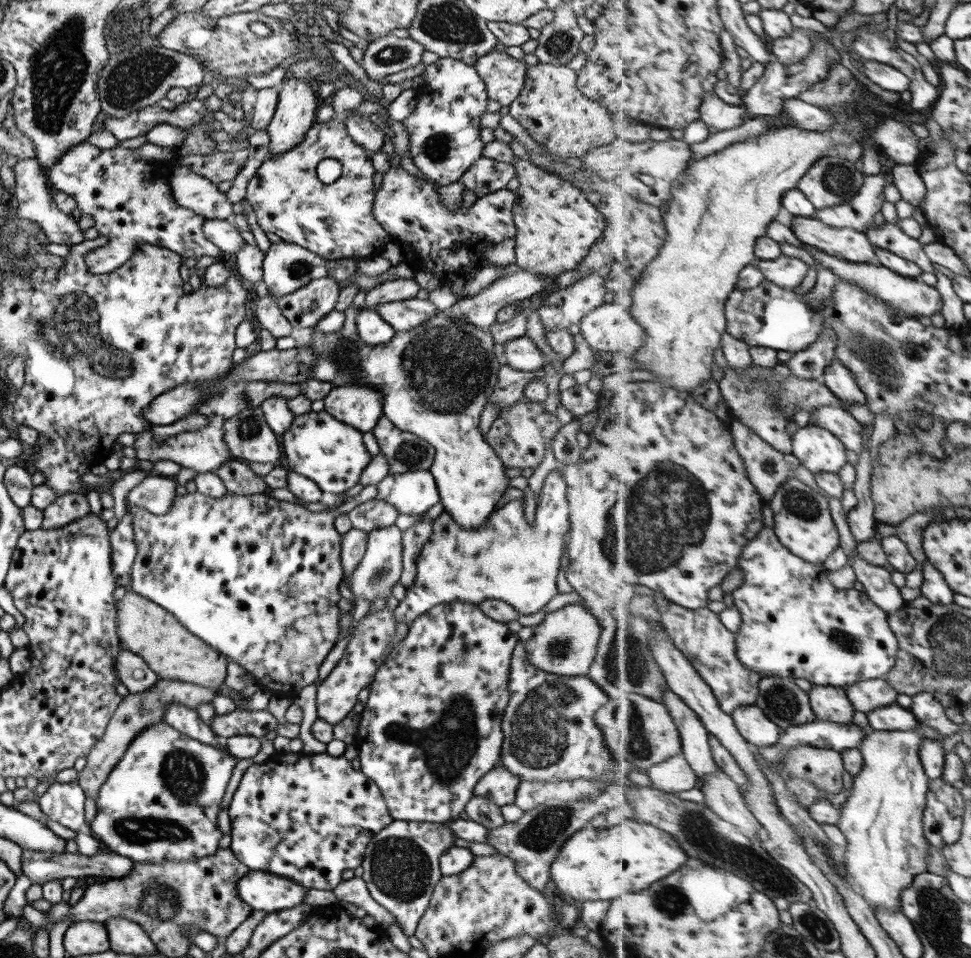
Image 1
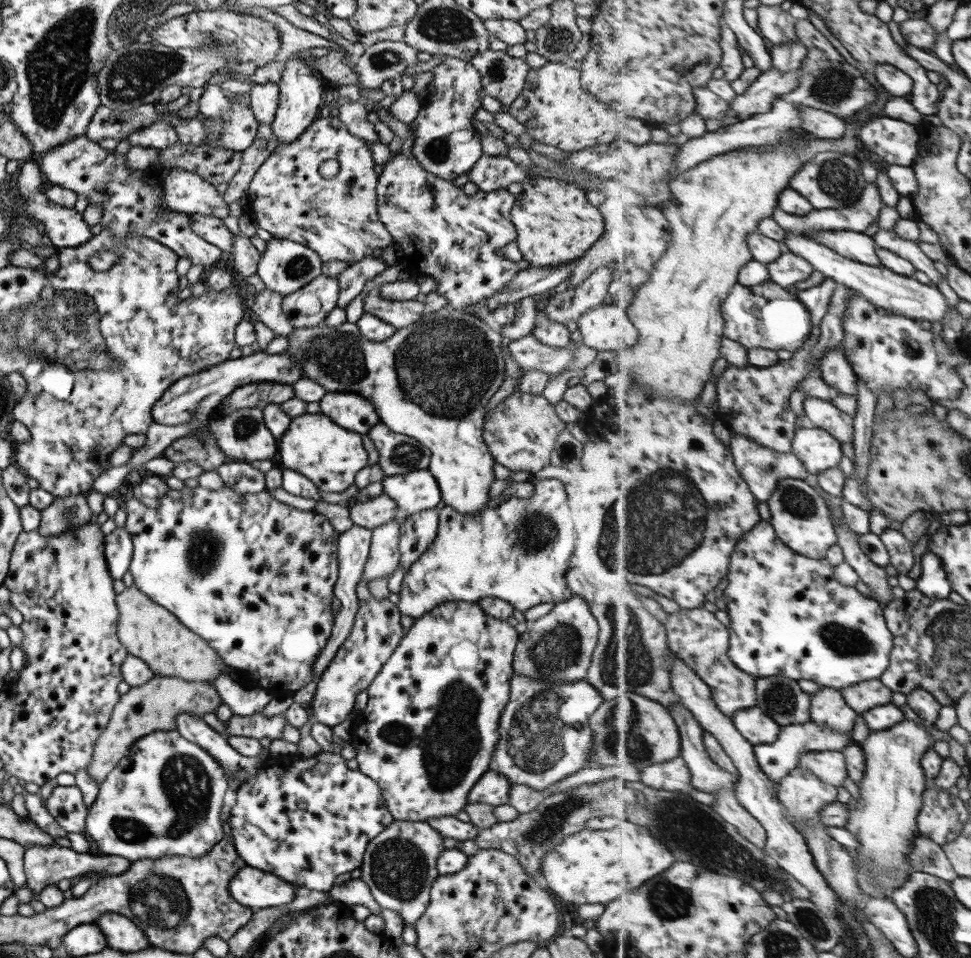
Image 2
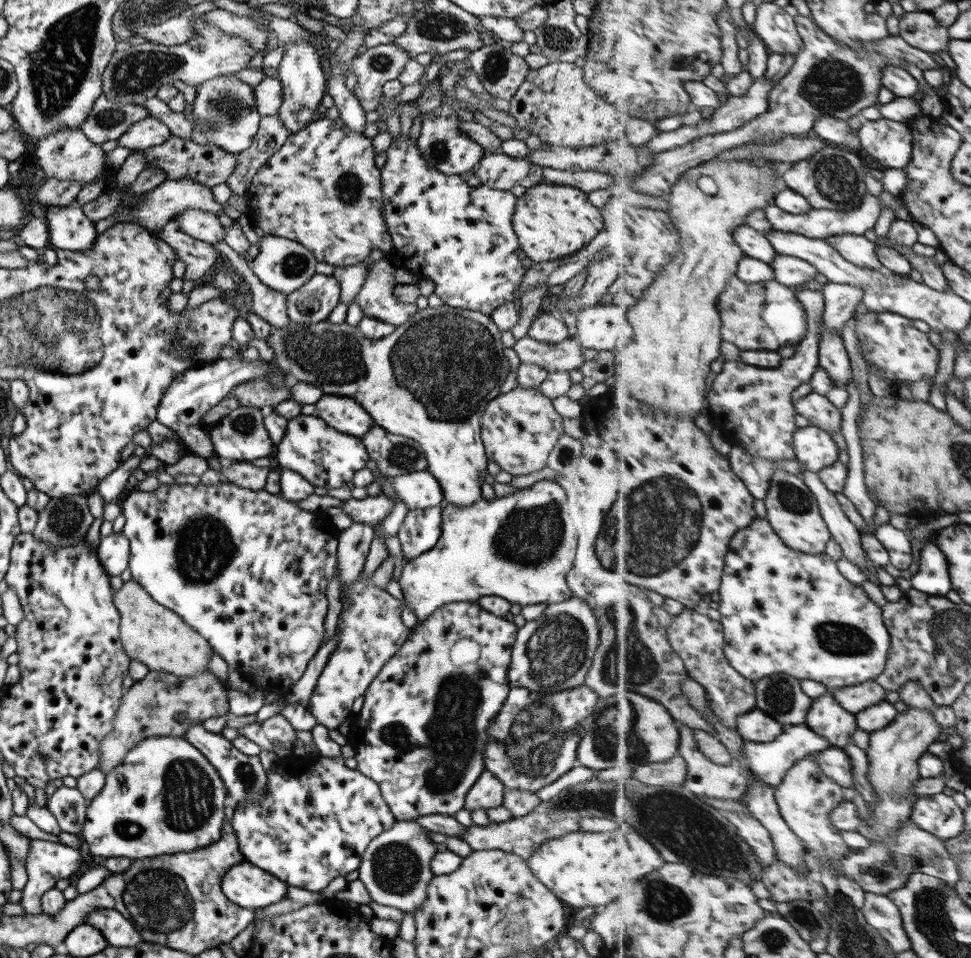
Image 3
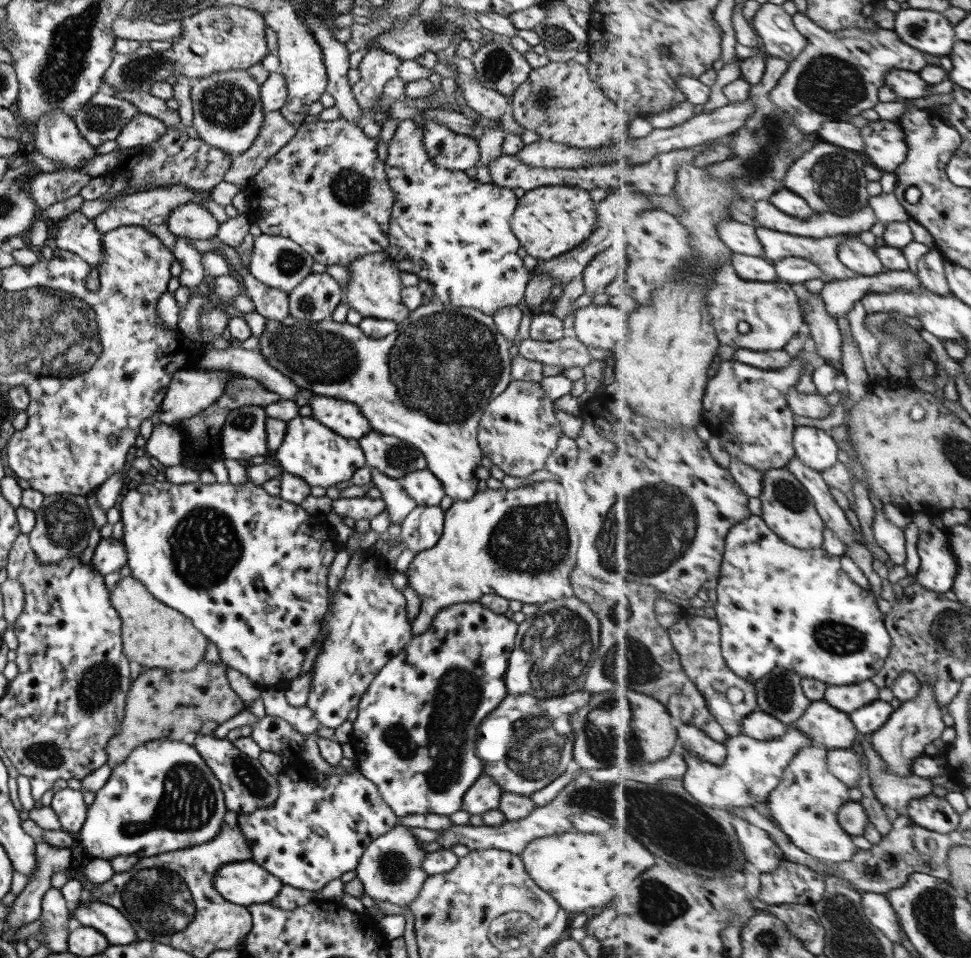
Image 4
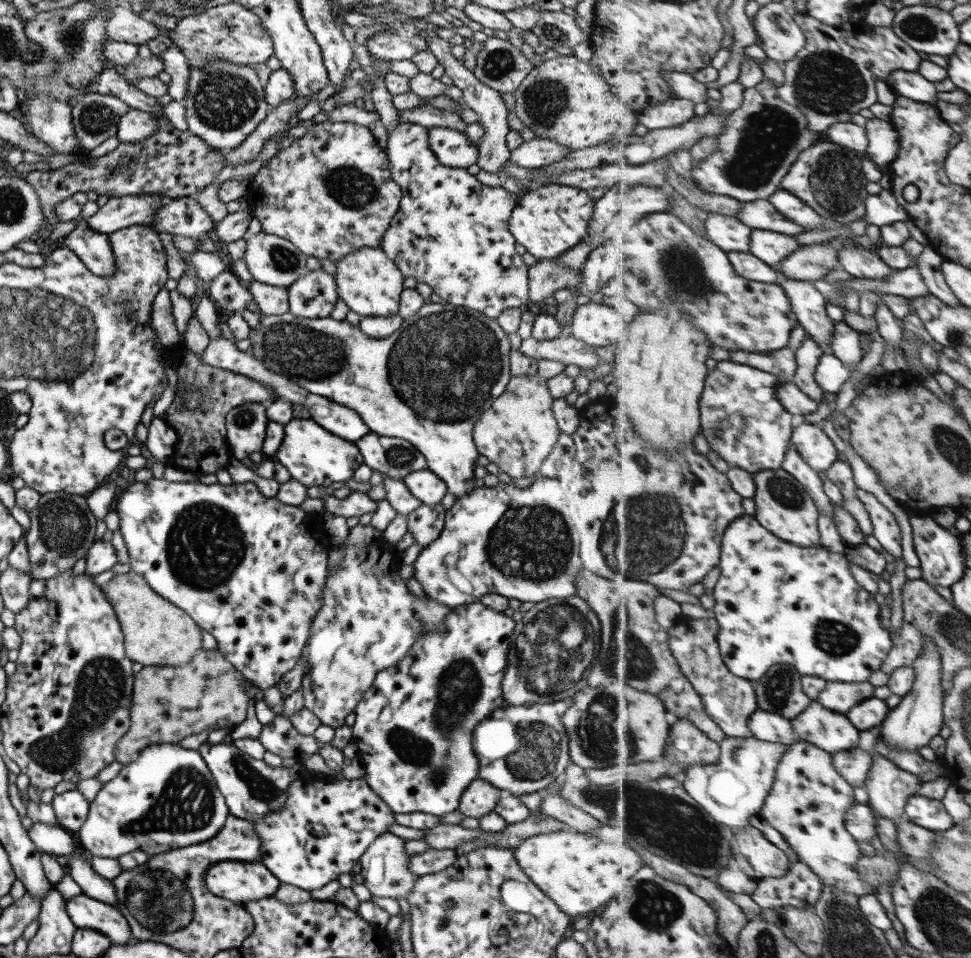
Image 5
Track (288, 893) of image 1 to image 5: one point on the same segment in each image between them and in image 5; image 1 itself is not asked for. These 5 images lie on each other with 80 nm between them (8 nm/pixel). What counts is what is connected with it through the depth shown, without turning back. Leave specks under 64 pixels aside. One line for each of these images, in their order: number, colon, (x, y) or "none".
2: (251, 887)
3: (249, 887)
4: (244, 883)
5: (237, 881)

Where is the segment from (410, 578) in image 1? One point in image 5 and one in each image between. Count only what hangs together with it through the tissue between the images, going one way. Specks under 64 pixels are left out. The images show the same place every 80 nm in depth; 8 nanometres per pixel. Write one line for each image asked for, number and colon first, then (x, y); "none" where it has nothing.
2: (417, 532)
3: (419, 531)
4: (420, 530)
5: (425, 523)

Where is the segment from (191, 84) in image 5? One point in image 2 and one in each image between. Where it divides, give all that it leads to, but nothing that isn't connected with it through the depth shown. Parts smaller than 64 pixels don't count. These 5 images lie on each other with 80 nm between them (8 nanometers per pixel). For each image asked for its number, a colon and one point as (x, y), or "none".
2: (240, 126)
3: (224, 101)
4: (227, 114)

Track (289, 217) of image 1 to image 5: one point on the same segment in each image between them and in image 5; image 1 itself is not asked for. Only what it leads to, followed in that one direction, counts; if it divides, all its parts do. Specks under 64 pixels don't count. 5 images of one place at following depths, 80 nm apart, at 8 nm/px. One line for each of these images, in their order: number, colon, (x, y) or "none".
2: (336, 218)
3: (321, 188)
4: (326, 190)
5: (329, 192)

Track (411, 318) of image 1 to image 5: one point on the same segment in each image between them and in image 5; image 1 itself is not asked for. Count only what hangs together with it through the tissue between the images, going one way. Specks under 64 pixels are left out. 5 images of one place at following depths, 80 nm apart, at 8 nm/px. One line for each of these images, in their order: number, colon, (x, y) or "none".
2: (398, 314)
3: (375, 298)
4: (374, 289)
5: (366, 280)

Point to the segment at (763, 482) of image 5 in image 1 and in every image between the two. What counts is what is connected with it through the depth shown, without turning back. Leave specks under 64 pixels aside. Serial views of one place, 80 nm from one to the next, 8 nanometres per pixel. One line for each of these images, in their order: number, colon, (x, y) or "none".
1: (804, 523)
2: (801, 517)
3: (794, 512)
4: (788, 508)

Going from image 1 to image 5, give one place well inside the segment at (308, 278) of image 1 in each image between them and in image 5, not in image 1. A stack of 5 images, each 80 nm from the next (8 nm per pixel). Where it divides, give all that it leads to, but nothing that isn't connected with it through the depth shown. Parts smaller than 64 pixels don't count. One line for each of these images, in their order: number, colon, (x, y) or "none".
2: (285, 266)
3: (283, 265)
4: (277, 262)
5: (269, 259)

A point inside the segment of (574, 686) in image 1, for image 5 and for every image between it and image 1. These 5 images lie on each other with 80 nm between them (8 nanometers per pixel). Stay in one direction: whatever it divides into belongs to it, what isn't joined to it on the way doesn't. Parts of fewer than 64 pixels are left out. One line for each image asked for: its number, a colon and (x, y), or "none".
2: (543, 734)
3: (532, 740)
4: (524, 743)
5: (520, 749)

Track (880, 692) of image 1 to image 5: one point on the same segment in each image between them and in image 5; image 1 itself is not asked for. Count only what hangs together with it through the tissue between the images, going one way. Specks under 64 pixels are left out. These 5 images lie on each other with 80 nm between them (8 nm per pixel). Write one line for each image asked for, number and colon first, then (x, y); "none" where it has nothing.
2: (863, 696)
3: (859, 697)
4: (849, 698)
5: (840, 696)

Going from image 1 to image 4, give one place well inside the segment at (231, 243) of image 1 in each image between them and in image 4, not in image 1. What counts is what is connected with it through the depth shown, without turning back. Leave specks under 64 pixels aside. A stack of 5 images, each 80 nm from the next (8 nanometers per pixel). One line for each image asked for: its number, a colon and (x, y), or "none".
2: (212, 229)
3: (204, 226)
4: (190, 220)

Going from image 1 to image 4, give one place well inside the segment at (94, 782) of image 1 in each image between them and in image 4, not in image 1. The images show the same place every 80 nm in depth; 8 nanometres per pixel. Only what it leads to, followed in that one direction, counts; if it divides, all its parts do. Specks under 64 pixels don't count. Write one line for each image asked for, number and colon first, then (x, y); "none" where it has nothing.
2: (152, 706)
3: (160, 704)
4: (160, 704)

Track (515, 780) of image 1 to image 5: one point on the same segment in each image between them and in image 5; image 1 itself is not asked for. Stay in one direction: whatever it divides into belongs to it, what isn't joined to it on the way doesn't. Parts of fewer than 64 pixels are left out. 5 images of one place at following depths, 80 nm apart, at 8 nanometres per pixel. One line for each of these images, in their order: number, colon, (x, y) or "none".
2: (491, 788)
3: (486, 792)
4: (484, 793)
5: (478, 798)

